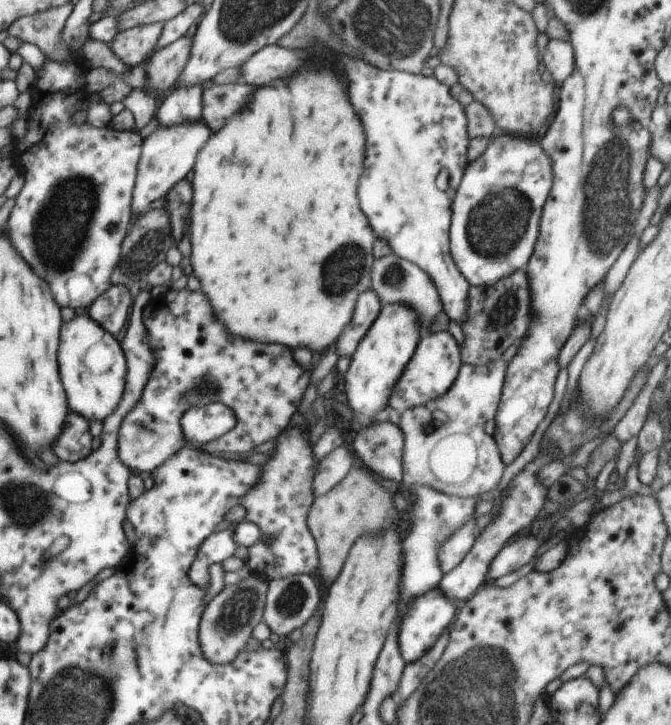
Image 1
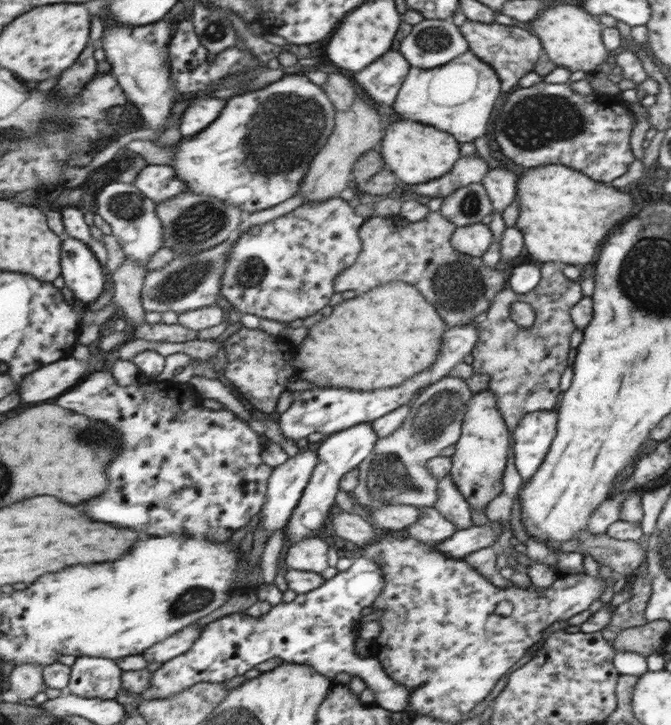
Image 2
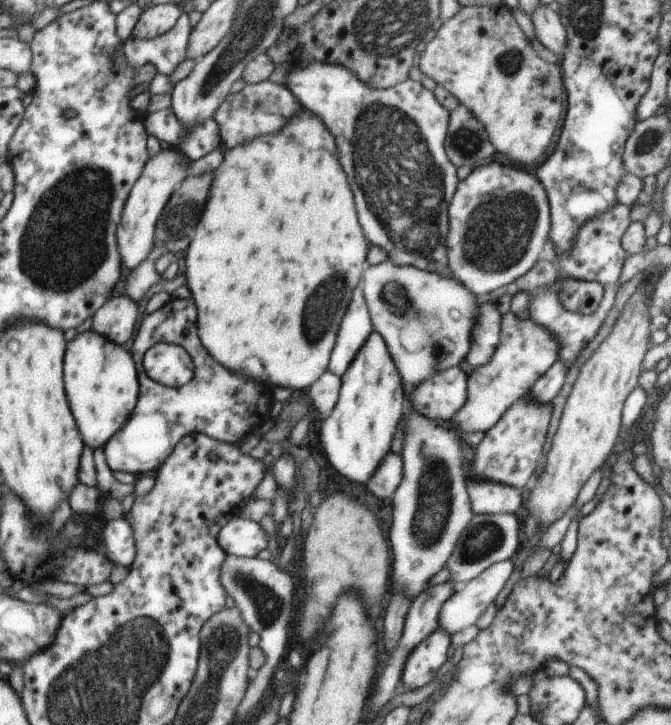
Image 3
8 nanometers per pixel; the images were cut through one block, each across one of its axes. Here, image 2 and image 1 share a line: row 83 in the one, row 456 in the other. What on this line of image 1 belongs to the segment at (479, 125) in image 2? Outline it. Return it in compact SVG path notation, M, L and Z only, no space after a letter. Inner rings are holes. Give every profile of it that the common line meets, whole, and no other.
M500 357L485 366L464 364L447 393L399 413L397 426L403 437L401 476L405 486L430 486L448 495L469 498L497 488L506 465L495 439L483 432L483 426L496 416L507 364Z

